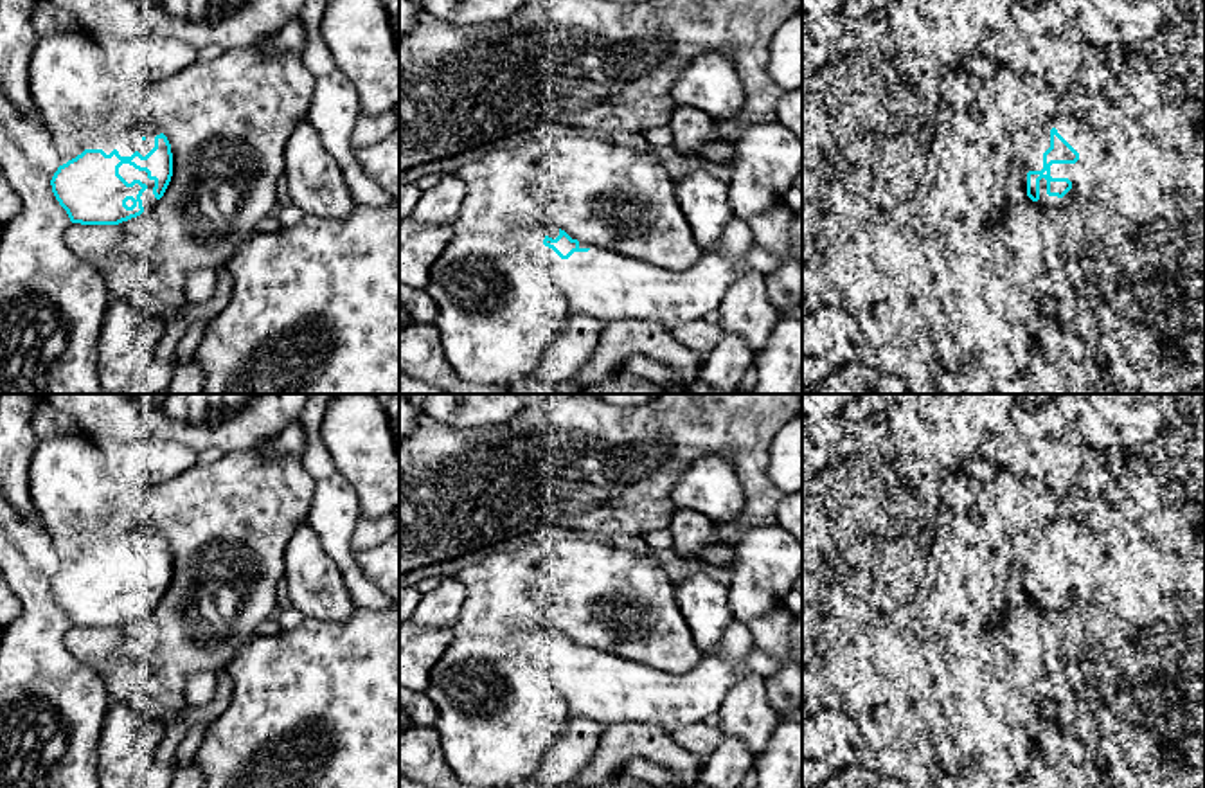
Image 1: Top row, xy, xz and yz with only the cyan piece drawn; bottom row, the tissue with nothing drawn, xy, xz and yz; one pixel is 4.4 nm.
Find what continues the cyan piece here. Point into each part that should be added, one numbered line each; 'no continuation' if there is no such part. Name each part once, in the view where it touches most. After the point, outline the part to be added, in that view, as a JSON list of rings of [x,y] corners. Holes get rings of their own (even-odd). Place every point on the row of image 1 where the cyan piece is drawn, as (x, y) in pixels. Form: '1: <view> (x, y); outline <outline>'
1: yz (1085, 175); outline [[[1052,113],[1045,128],[1034,137],[1027,148],[1025,167],[1022,173],[1022,187],[1027,193],[1027,173],[1043,169],[1043,153],[1050,148],[1050,130],[1058,133],[1079,153],[1076,164],[1052,164],[1052,178],[1068,178],[1072,189],[1063,196],[1047,194],[1047,180],[1040,180],[1040,200],[1034,201],[1040,210],[1056,210],[1065,216],[1074,205],[1092,203],[1093,189],[1099,185],[1104,173],[1104,151],[1095,135],[1083,130],[1076,121]]]

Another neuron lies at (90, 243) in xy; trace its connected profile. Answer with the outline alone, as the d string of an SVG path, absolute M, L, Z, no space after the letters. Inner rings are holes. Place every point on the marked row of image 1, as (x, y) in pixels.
M70 223L65 232L67 246L86 264L95 268L103 277L97 263L110 257L120 245L120 228L117 225L81 225Z

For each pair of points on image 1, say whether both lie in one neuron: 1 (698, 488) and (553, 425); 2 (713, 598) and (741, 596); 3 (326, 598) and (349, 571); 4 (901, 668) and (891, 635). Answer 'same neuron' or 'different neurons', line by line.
1: different neurons
2: different neurons
3: different neurons
4: same neuron

